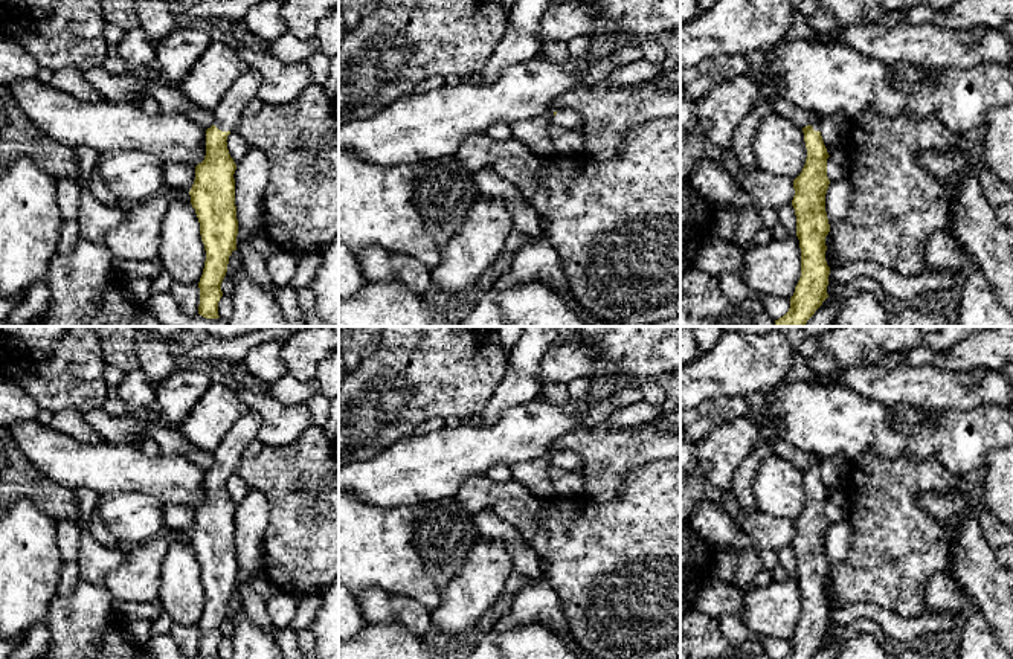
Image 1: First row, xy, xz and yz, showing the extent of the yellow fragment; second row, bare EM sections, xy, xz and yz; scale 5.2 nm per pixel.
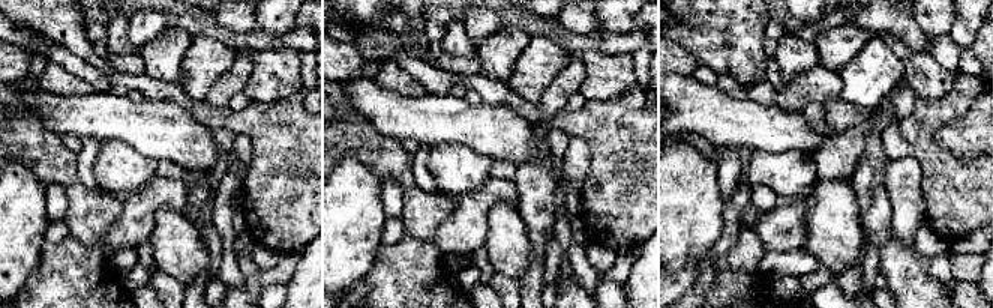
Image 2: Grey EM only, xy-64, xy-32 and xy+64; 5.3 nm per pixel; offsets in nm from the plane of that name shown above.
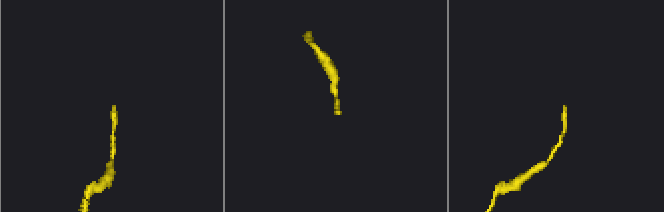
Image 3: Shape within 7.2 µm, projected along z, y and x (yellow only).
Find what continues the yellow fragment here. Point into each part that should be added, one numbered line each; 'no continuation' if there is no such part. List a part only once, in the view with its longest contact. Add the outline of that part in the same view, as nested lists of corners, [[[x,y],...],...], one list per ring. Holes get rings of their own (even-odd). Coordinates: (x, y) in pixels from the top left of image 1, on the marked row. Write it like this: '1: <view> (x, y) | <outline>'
1: xy (229, 112) | [[[249,69],[226,92],[214,110],[214,125],[221,131],[235,131],[243,119],[244,107],[258,95],[262,76],[259,72]]]

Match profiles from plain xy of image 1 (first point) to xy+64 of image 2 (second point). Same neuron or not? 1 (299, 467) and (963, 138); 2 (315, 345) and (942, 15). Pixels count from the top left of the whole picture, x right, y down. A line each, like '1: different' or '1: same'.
1: different
2: different

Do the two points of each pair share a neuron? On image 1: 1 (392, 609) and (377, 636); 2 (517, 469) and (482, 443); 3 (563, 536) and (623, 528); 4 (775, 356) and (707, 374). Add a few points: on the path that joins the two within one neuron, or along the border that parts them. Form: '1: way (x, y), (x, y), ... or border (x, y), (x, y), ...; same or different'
1: border (368, 623), (398, 623), (417, 635); different
2: border (546, 450), (531, 459), (516, 461), (508, 466); different
3: way (578, 536), (607, 536); same
4: way (758, 360), (723, 371); same

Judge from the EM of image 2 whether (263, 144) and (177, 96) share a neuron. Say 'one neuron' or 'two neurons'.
one neuron

